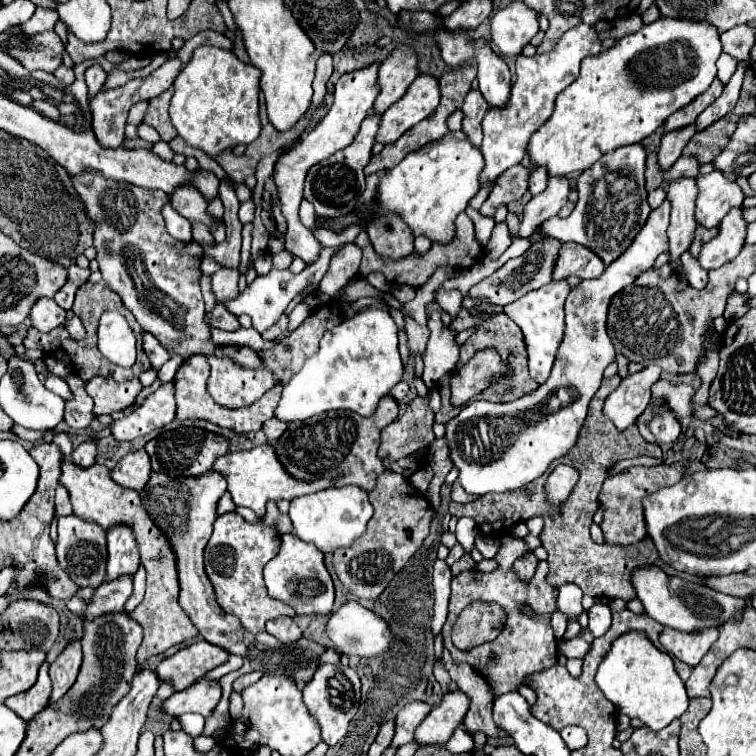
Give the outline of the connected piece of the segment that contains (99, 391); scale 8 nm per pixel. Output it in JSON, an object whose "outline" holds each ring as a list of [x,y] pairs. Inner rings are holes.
{"outline":[[[96,376],[86,382],[86,392],[94,398],[94,414],[112,414],[116,410],[128,408],[138,392],[142,390],[142,384],[134,378],[128,382],[114,382],[104,376]]]}

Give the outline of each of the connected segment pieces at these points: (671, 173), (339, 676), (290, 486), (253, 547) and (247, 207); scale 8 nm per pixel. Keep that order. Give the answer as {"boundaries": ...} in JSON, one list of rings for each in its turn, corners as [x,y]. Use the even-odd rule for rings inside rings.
{"boundaries":[[[[680,156],[680,160],[676,160],[676,164],[664,172],[664,182],[670,182],[674,178],[682,178],[682,176],[698,176],[700,172],[700,162],[696,156]]],[[[320,664],[310,682],[304,686],[304,704],[320,722],[322,740],[328,746],[334,746],[340,738],[346,736],[348,722],[354,718],[360,706],[360,678],[356,670],[344,664]]],[[[262,444],[262,446],[256,446],[256,448],[250,448],[250,450],[240,450],[240,452],[232,452],[232,454],[224,454],[220,456],[214,466],[214,470],[222,472],[228,480],[228,492],[232,494],[232,500],[238,504],[238,506],[246,506],[246,508],[252,508],[258,516],[264,514],[266,510],[266,502],[268,500],[292,500],[296,496],[304,496],[304,494],[312,494],[312,492],[318,492],[318,490],[324,490],[324,488],[330,488],[334,486],[334,480],[314,480],[314,482],[304,482],[304,480],[298,480],[294,478],[284,466],[282,462],[278,460],[276,456],[276,450],[270,446],[270,444]]],[[[228,512],[218,516],[218,520],[214,522],[212,538],[204,550],[206,572],[214,584],[218,604],[222,606],[224,612],[234,614],[242,622],[242,626],[252,634],[264,632],[264,624],[272,618],[294,616],[292,608],[272,600],[266,594],[262,580],[262,570],[268,564],[268,560],[272,560],[278,554],[278,548],[280,534],[274,532],[270,526],[262,522],[250,524],[240,514]]],[[[242,202],[240,204],[240,212],[238,212],[238,217],[242,224],[248,224],[253,221],[255,208],[256,206],[254,206],[254,202]]]]}

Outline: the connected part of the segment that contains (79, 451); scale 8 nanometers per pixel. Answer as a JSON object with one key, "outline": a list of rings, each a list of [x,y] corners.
{"outline":[[[90,438],[86,442],[82,442],[70,456],[72,462],[80,464],[80,466],[90,466],[94,464],[94,458],[96,458],[96,452],[98,452],[98,440],[96,438]]]}

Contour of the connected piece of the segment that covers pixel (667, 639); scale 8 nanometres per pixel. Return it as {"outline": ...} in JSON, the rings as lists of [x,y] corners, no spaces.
{"outline":[[[664,628],[660,634],[662,648],[672,654],[674,658],[680,658],[682,662],[696,666],[702,656],[710,650],[710,646],[718,640],[720,628],[702,628],[698,632],[680,632],[674,628]]]}

